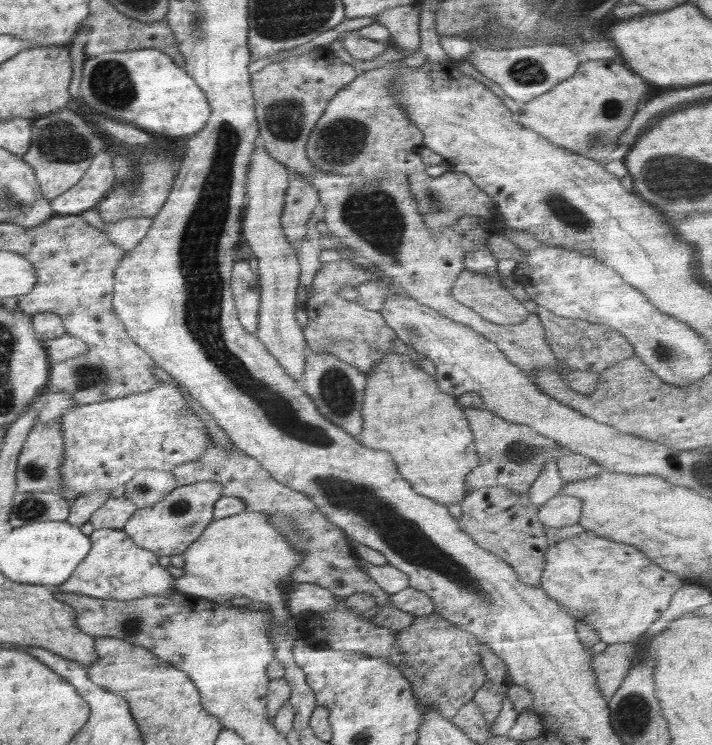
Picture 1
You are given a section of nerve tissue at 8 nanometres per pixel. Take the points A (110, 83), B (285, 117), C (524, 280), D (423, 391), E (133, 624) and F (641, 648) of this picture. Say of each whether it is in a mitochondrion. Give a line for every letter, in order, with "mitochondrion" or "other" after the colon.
A: mitochondrion
B: mitochondrion
C: other
D: other
E: mitochondrion
F: other

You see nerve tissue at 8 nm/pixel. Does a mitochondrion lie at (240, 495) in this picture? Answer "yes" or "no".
no

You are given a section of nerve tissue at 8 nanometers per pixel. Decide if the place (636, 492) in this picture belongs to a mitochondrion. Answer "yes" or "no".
no

